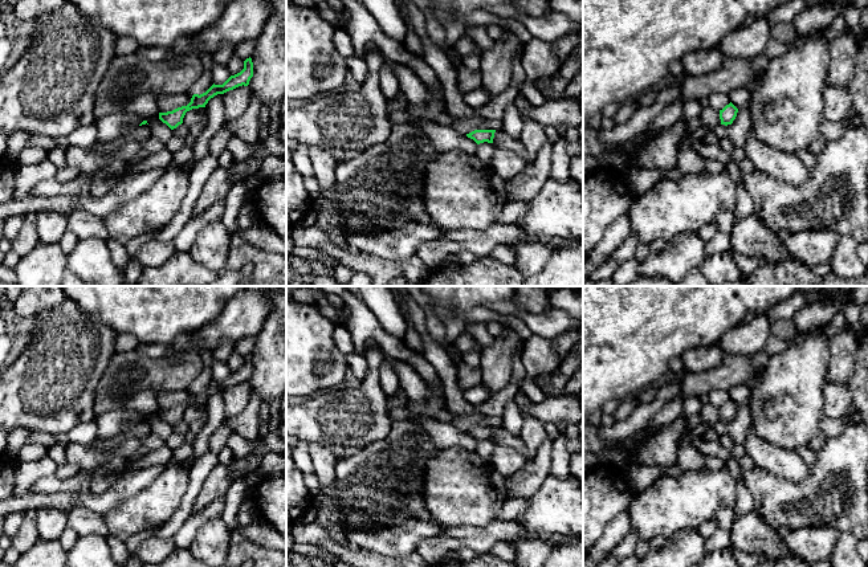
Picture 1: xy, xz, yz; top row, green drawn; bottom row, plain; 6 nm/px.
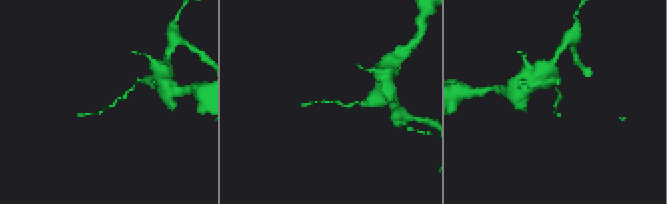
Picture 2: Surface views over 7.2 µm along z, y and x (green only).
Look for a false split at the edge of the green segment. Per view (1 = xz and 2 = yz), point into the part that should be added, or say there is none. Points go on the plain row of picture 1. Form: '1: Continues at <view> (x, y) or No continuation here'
1: No continuation here
2: No continuation here

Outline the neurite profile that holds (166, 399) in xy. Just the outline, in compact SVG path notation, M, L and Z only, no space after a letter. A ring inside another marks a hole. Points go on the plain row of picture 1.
M154 389L159 409L172 408L178 404L187 403L193 389L159 391Z

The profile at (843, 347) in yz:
M847 325L830 342L827 380L847 386L855 370L856 352L857 335L852 326Z

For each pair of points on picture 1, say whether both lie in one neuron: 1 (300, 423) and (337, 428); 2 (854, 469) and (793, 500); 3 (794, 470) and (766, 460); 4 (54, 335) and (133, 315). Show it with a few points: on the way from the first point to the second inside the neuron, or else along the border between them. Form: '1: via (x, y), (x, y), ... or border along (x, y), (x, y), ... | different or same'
1: via (309, 423), (327, 423) | same
2: via (839, 484), (823, 500), (807, 500) | same
3: via (787, 465), (773, 460) | same
4: border along (97, 315), (102, 321) | different

